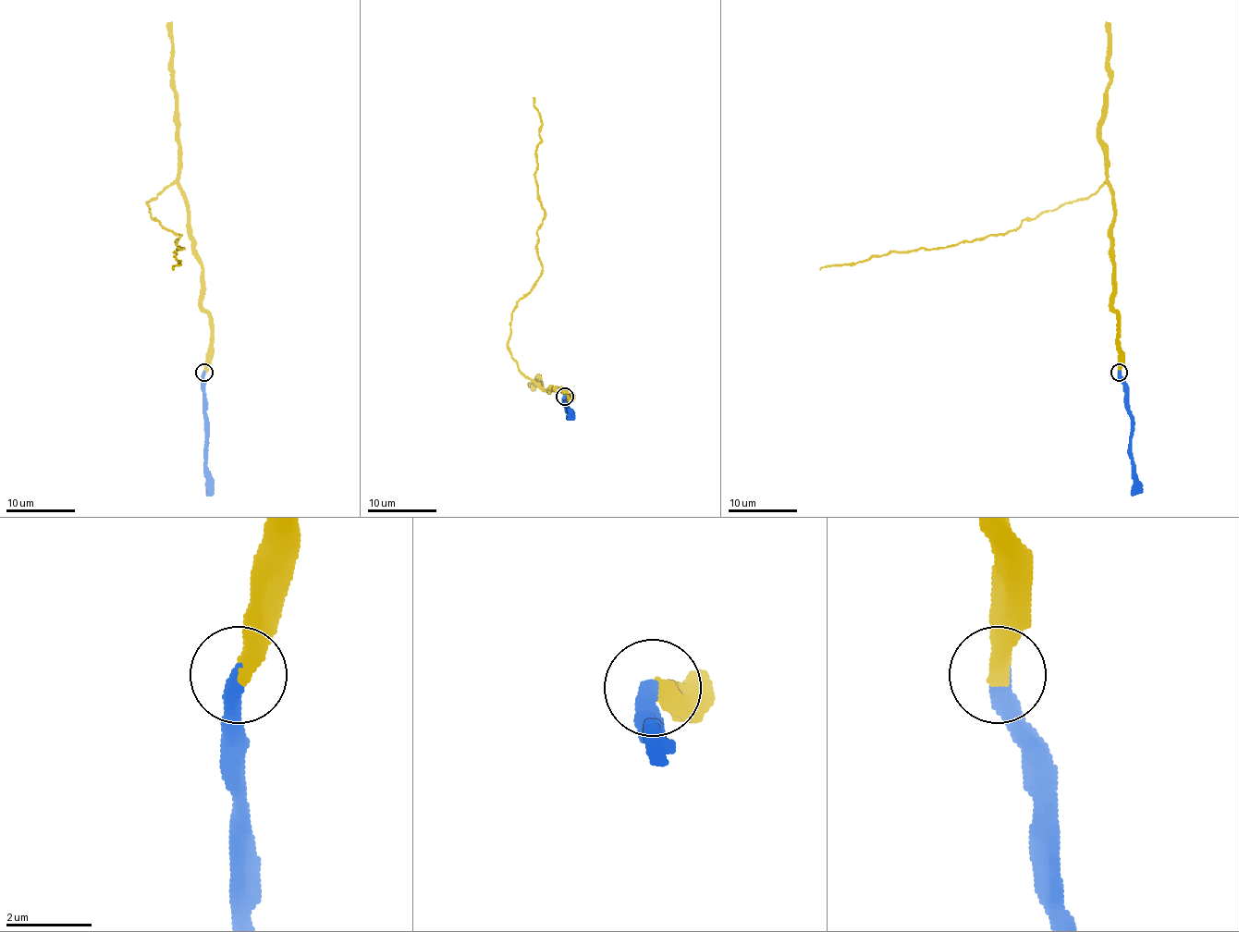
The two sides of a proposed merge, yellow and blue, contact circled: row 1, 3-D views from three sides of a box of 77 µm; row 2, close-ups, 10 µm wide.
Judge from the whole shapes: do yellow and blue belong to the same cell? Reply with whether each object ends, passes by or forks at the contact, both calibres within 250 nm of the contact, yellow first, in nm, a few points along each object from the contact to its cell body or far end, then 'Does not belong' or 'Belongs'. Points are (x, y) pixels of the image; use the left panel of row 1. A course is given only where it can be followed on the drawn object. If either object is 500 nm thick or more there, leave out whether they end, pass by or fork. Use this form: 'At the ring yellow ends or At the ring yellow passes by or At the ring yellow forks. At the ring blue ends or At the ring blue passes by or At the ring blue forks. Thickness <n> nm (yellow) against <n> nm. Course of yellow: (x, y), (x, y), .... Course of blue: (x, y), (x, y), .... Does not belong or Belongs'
At the ring yellow ends. At the ring blue ends. Thickness 440 nm (yellow) against 440 nm. Course of yellow: (203, 372), (210, 313), (202, 304), (186, 196), (174, 182), (146, 202), (180, 236), (174, 270). Course of blue: (203, 372), (205, 463), (214, 493). Does not belong

